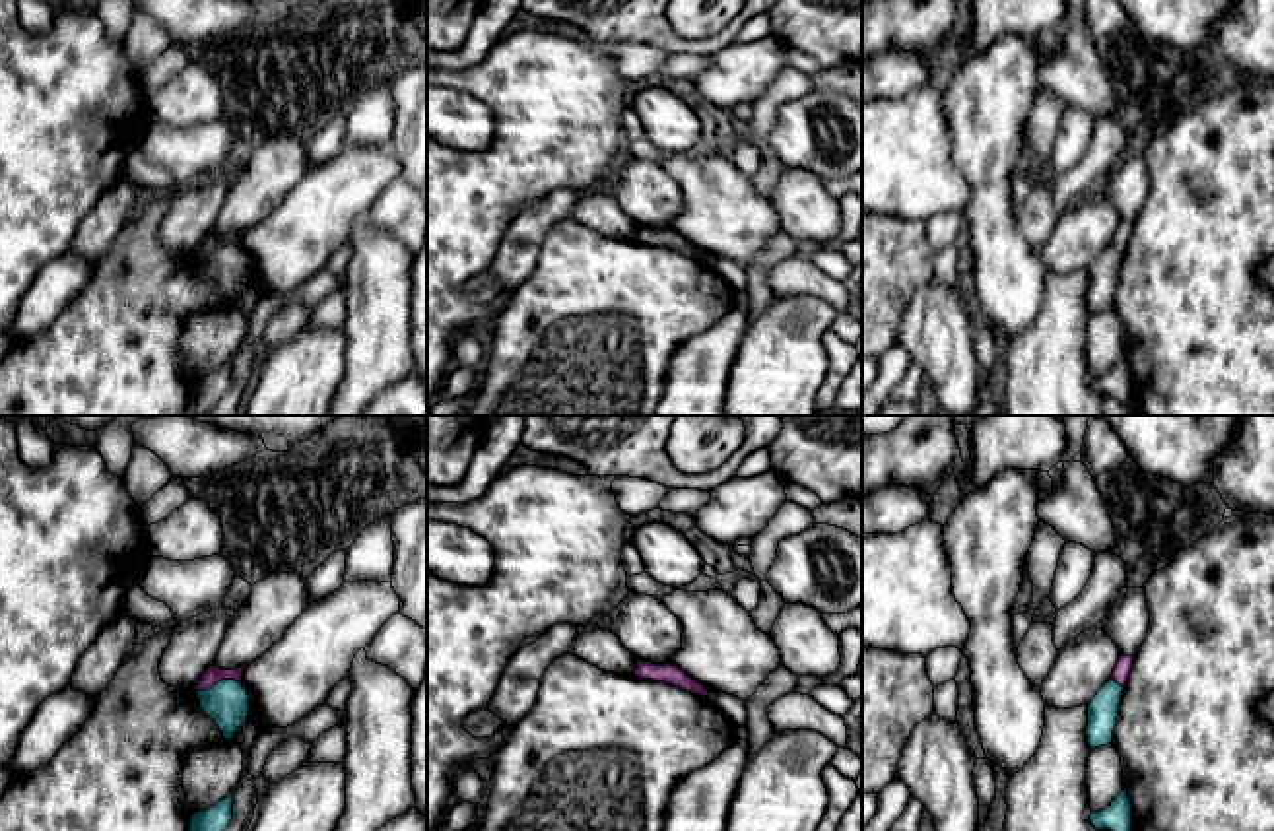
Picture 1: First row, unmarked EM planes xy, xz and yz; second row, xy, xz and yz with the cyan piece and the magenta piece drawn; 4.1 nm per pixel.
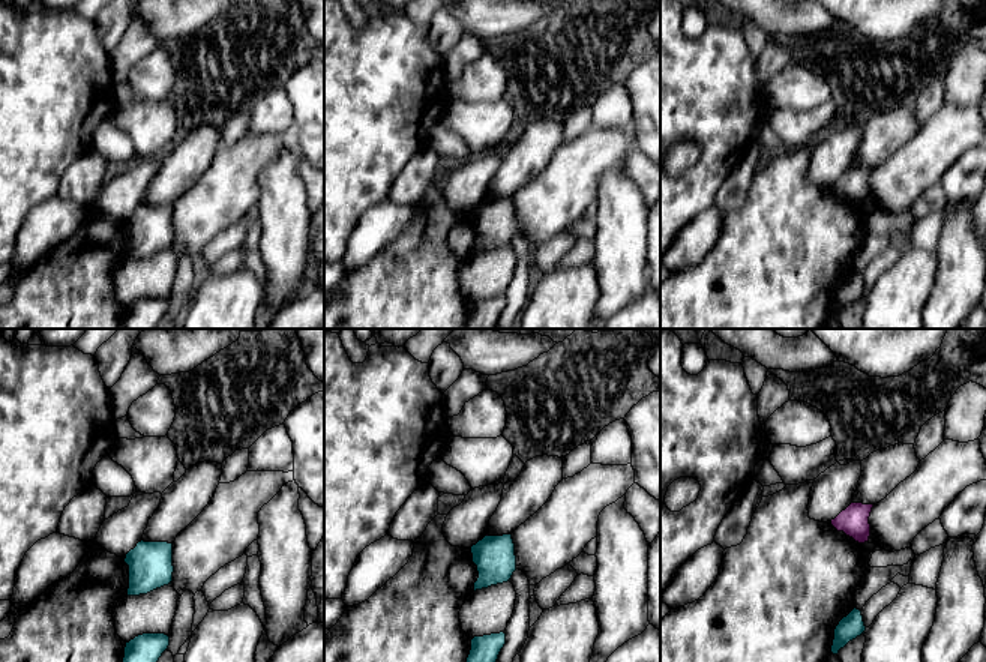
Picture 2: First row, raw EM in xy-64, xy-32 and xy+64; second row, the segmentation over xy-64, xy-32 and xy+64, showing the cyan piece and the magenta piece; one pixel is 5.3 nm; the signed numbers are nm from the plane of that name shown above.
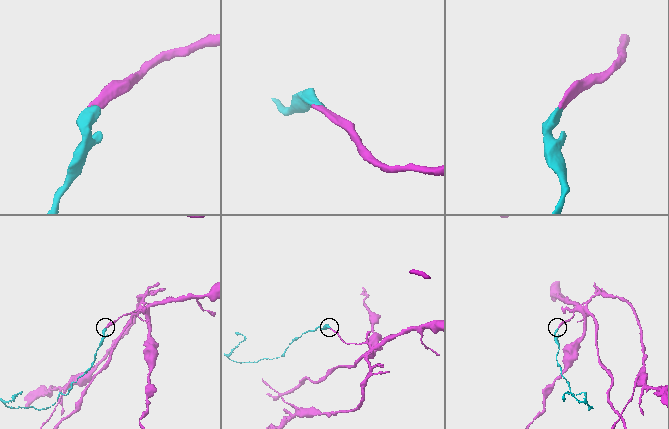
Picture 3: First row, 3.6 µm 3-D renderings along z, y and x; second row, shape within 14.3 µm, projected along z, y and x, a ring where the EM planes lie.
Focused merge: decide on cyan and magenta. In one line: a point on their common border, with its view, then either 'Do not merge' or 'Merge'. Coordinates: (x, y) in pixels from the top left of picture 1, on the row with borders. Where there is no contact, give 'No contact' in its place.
Touches cyan at xy (218, 682). Merge

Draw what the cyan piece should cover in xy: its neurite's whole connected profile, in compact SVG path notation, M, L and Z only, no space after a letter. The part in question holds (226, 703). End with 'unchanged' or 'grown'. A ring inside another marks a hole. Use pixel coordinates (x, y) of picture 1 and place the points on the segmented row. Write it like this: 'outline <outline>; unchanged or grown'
outline M212 666L196 687L202 711L223 732L225 740L233 740L237 728L249 715L249 695L241 683L243 670L245 668L221 670Z; grown

